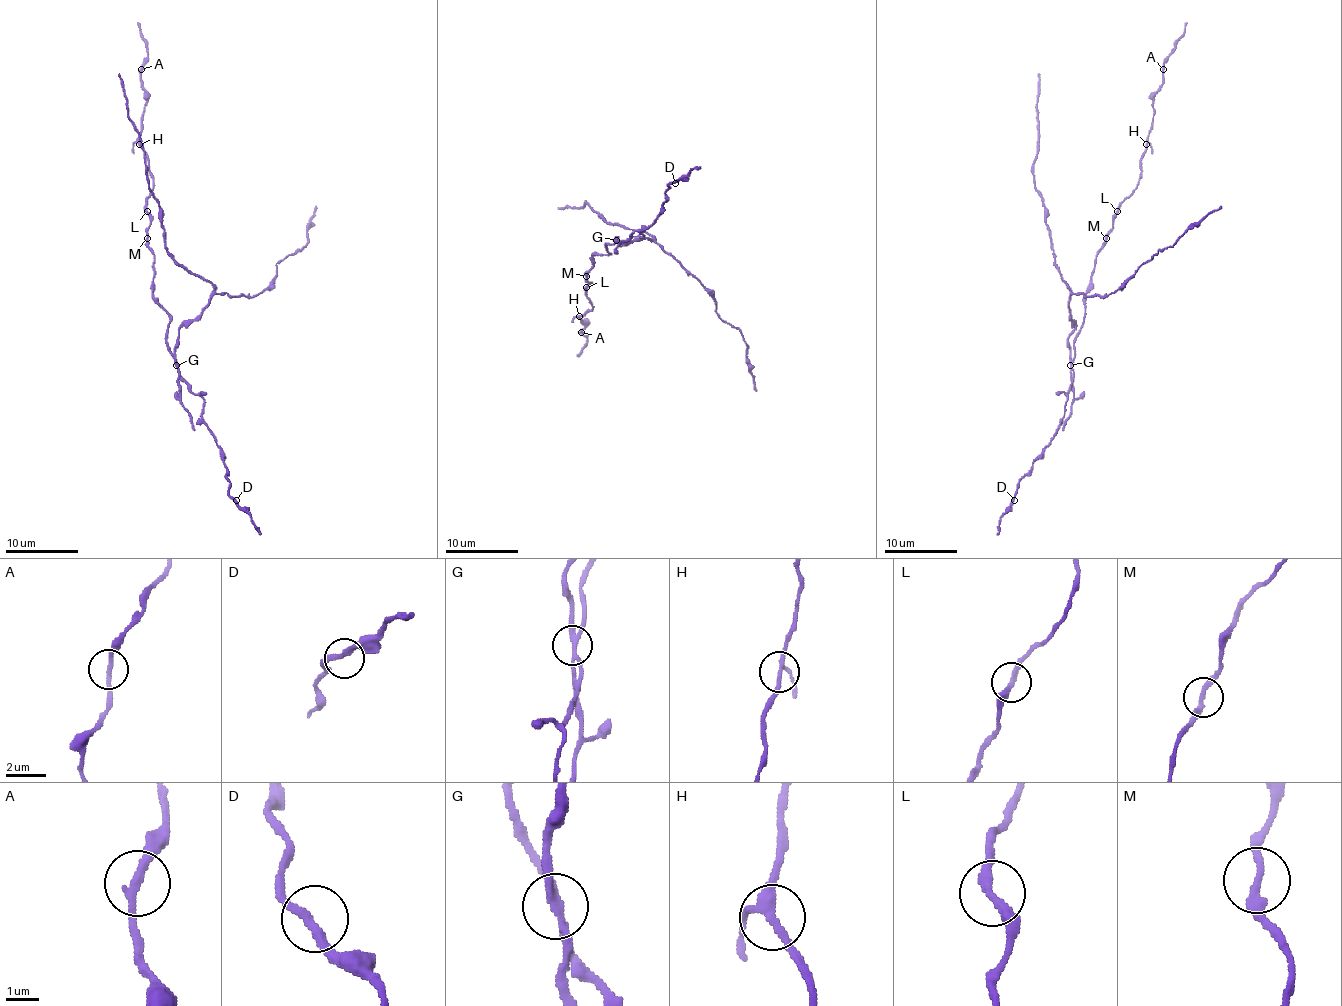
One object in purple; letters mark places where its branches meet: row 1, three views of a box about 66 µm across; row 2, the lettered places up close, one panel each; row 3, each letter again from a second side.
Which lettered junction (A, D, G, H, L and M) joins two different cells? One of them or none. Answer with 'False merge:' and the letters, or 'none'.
False merge: G

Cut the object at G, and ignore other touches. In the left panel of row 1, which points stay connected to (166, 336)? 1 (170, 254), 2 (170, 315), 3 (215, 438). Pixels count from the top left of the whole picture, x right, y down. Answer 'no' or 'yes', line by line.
1: no
2: yes
3: yes

